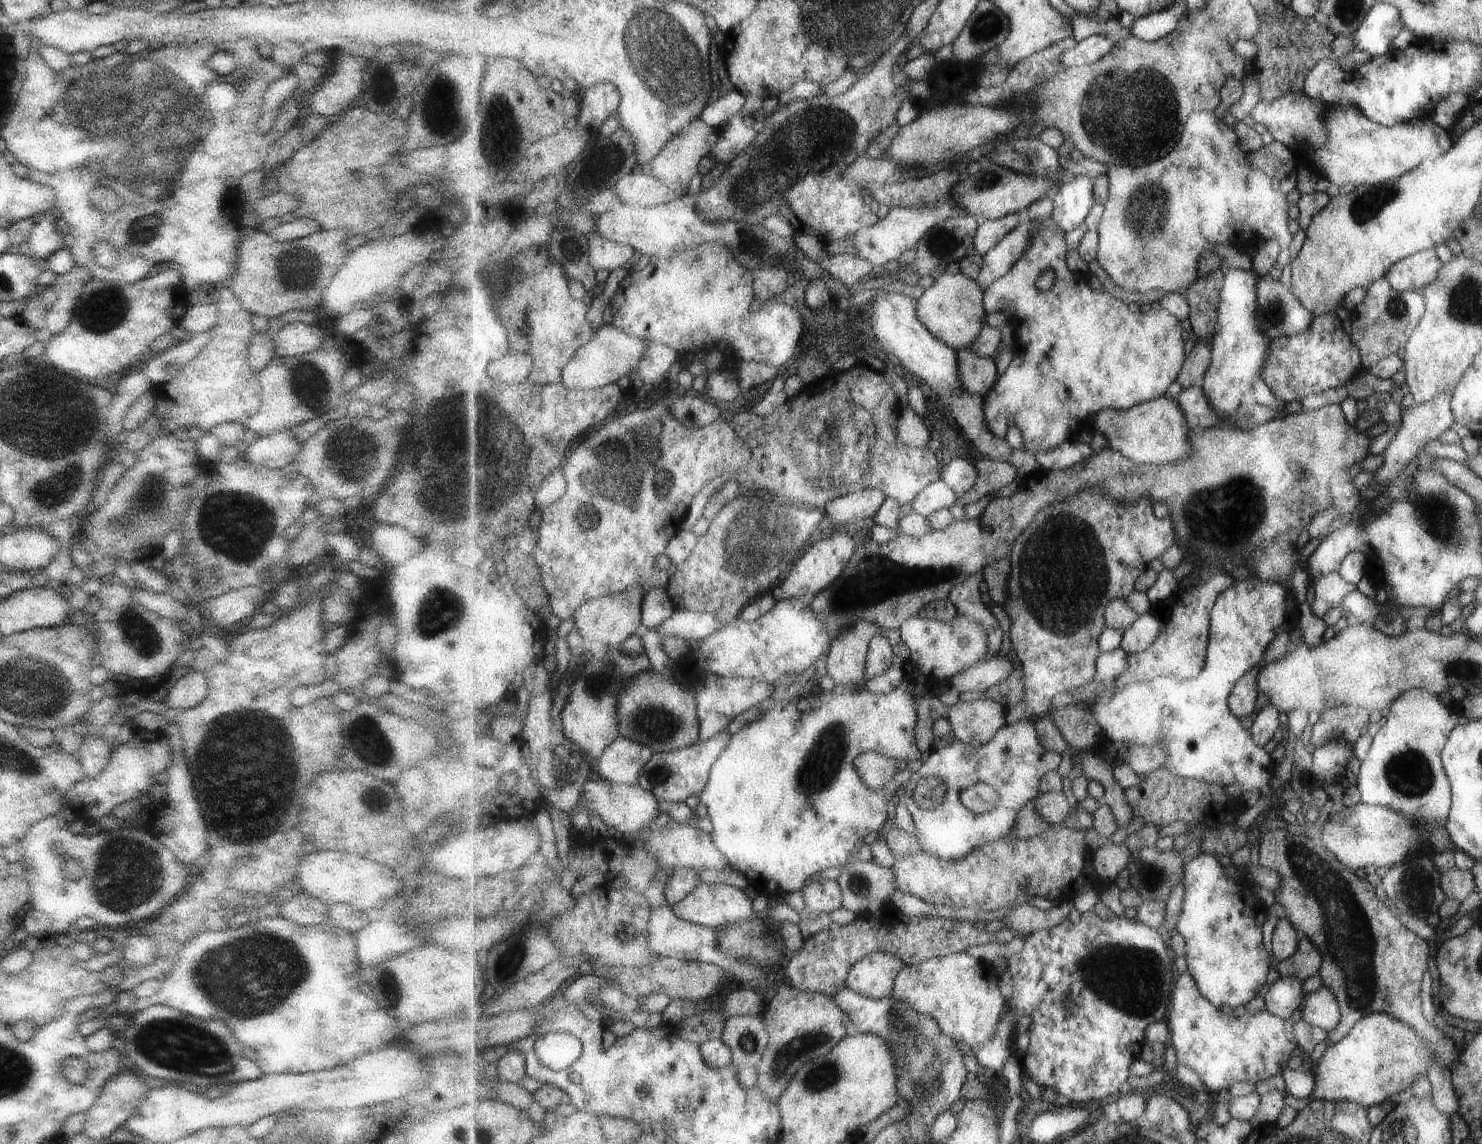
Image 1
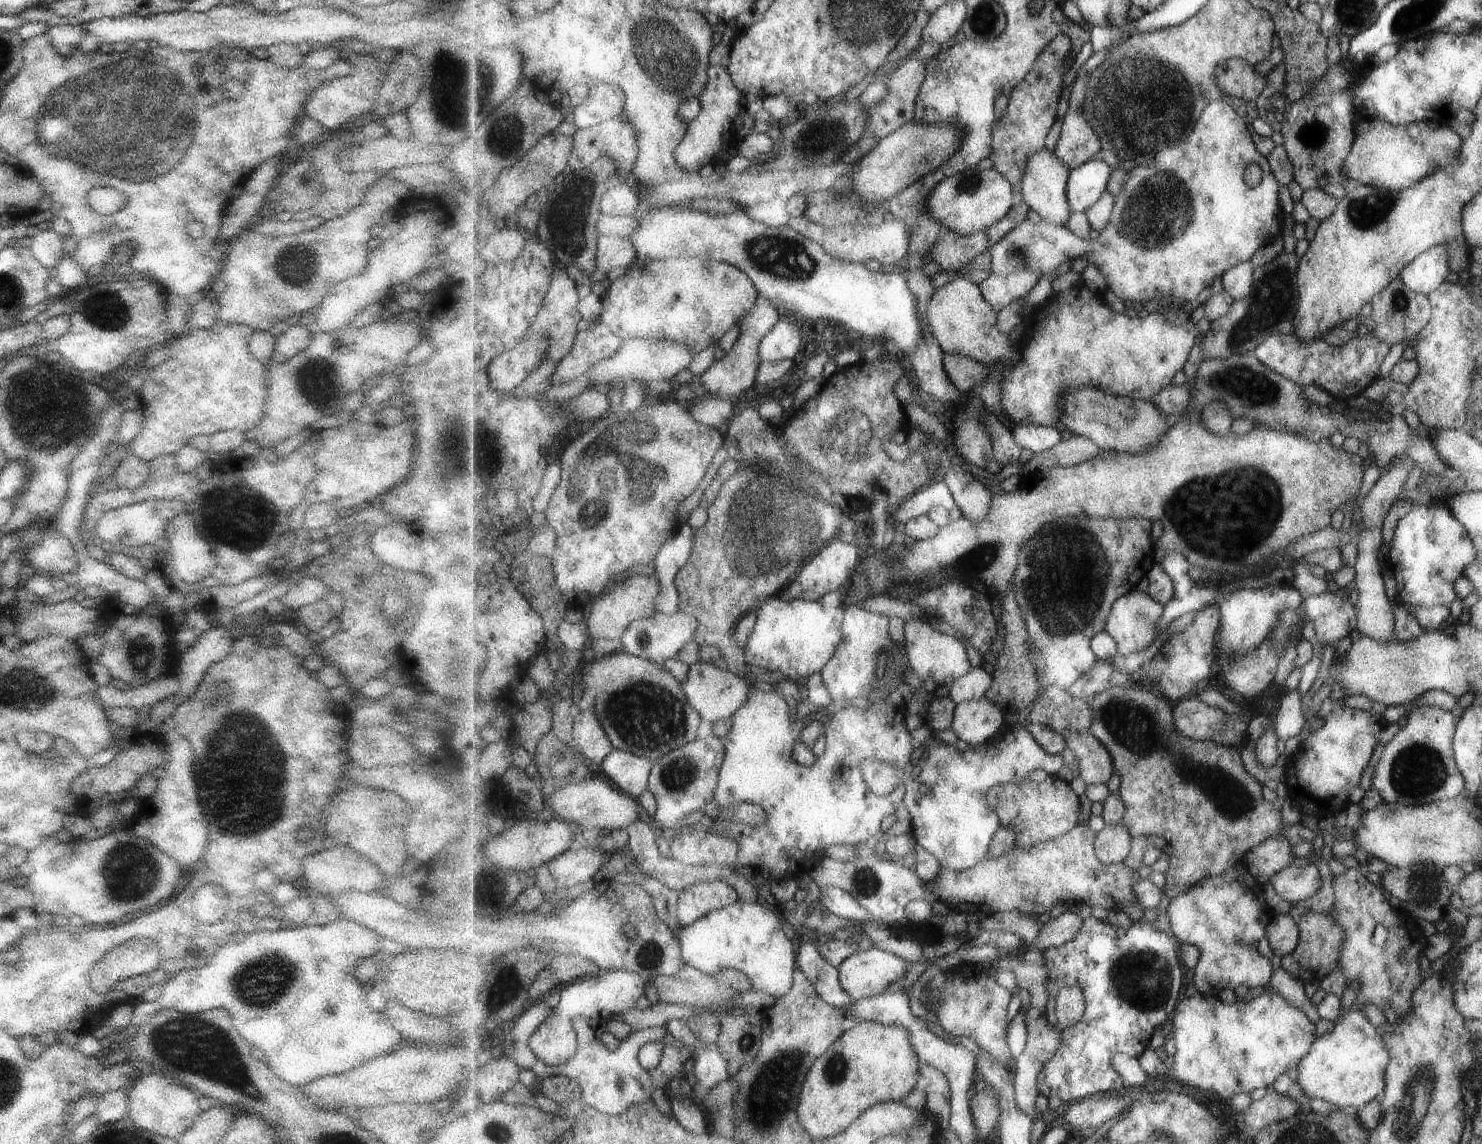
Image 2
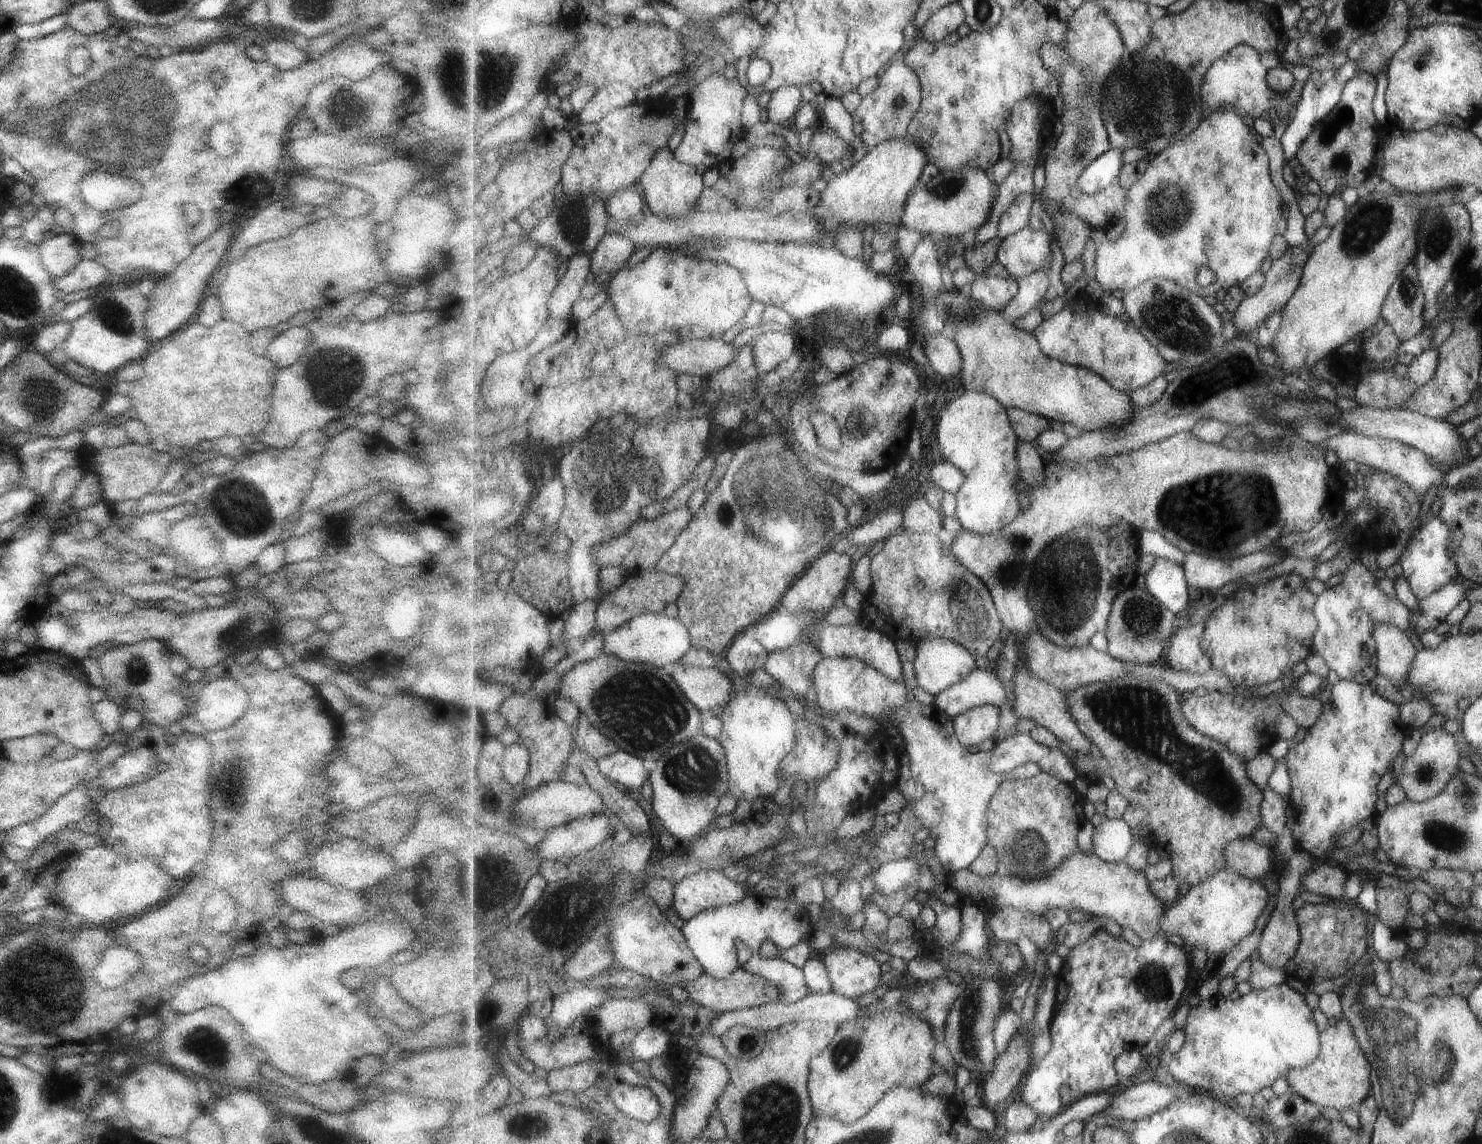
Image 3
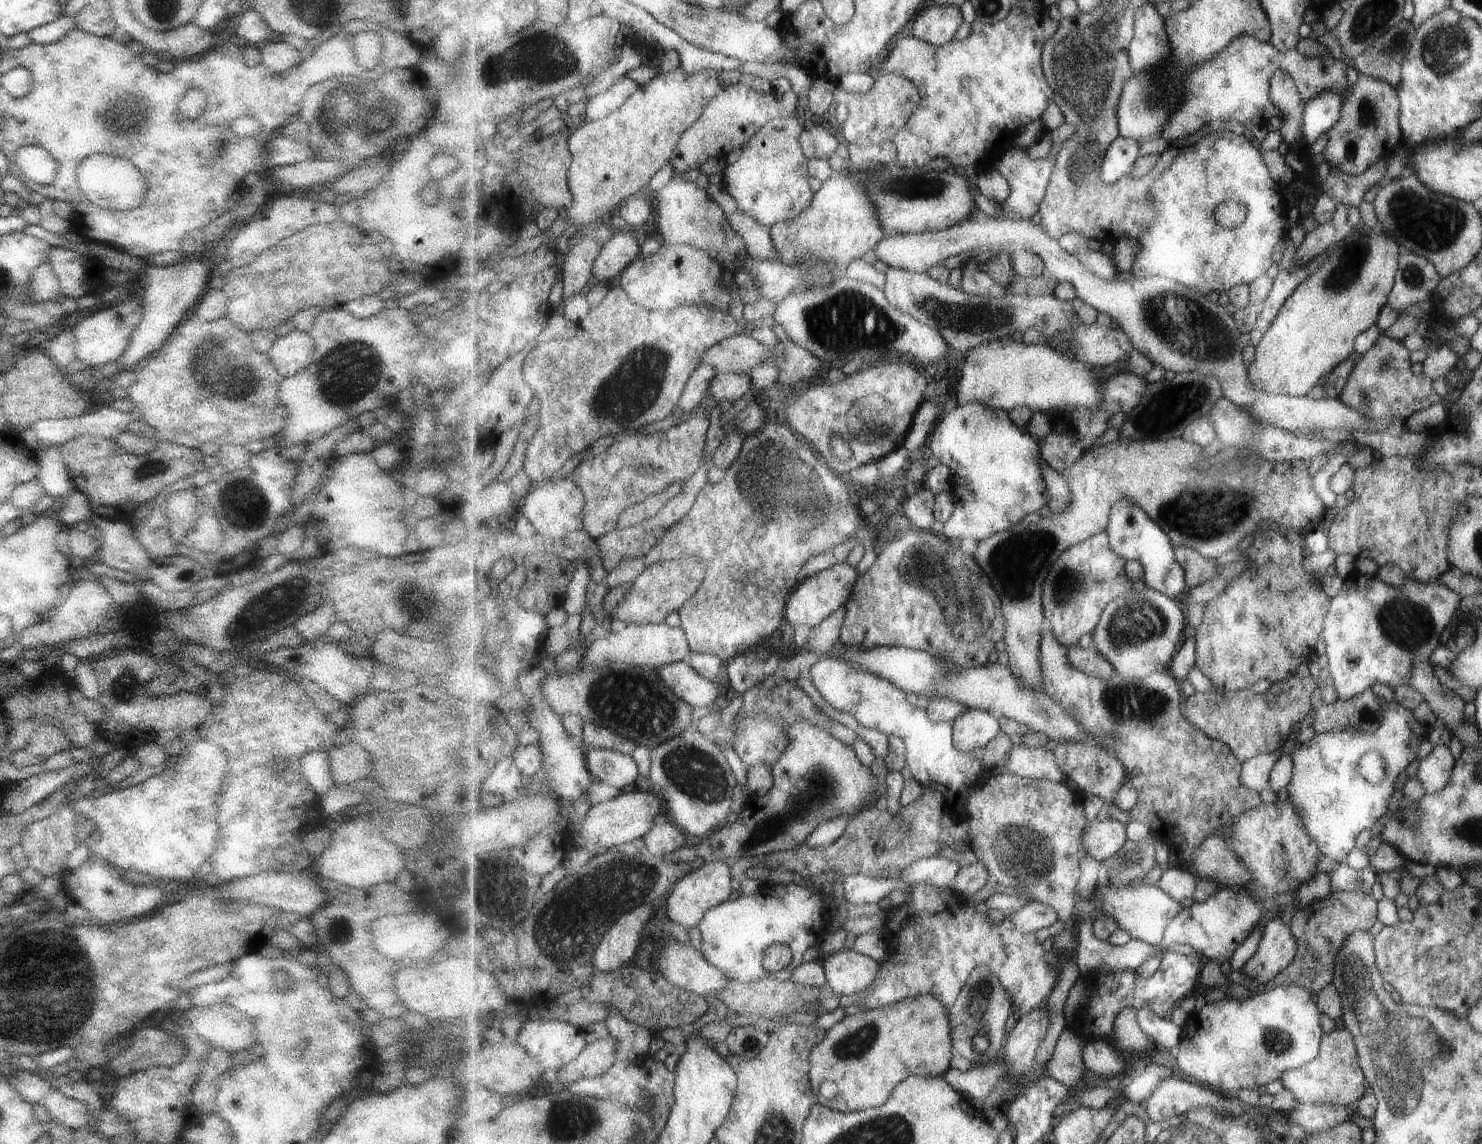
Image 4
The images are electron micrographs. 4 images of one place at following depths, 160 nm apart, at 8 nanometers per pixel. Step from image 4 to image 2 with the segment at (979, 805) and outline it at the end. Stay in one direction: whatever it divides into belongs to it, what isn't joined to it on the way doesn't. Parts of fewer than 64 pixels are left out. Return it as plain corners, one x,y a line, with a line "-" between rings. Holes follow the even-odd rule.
1048,775
1044,780
1025,781
1024,783
1007,783
997,787
993,787
988,792
988,801
990,805
997,811
1000,816
1002,826
1012,827
1016,829
1016,843
1014,848
1033,847
1038,843
1052,841
1066,832
1072,831
1079,822
1079,808
1081,808
1080,796
1073,790
1069,782
1059,780
1055,775

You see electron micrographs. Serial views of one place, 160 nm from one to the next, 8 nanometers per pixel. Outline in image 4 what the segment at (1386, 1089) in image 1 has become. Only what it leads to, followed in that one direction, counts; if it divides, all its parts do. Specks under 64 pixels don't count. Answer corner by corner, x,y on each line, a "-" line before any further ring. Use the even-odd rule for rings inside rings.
1338,1027
1333,1032
1325,1033
1320,1046
1320,1054
1303,1067
1285,1071
1280,1078
1296,1101
1315,1103
1316,1105
1350,1105
1361,1100
1369,1090
1364,1069
1360,1065
1356,1040
1346,1027

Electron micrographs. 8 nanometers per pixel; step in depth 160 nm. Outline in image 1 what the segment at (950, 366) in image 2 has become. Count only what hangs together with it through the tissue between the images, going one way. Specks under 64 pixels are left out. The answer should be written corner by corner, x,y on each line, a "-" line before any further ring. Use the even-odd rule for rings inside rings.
973,349
958,352
958,377
965,390
985,398
997,380
997,364
993,357
978,355

